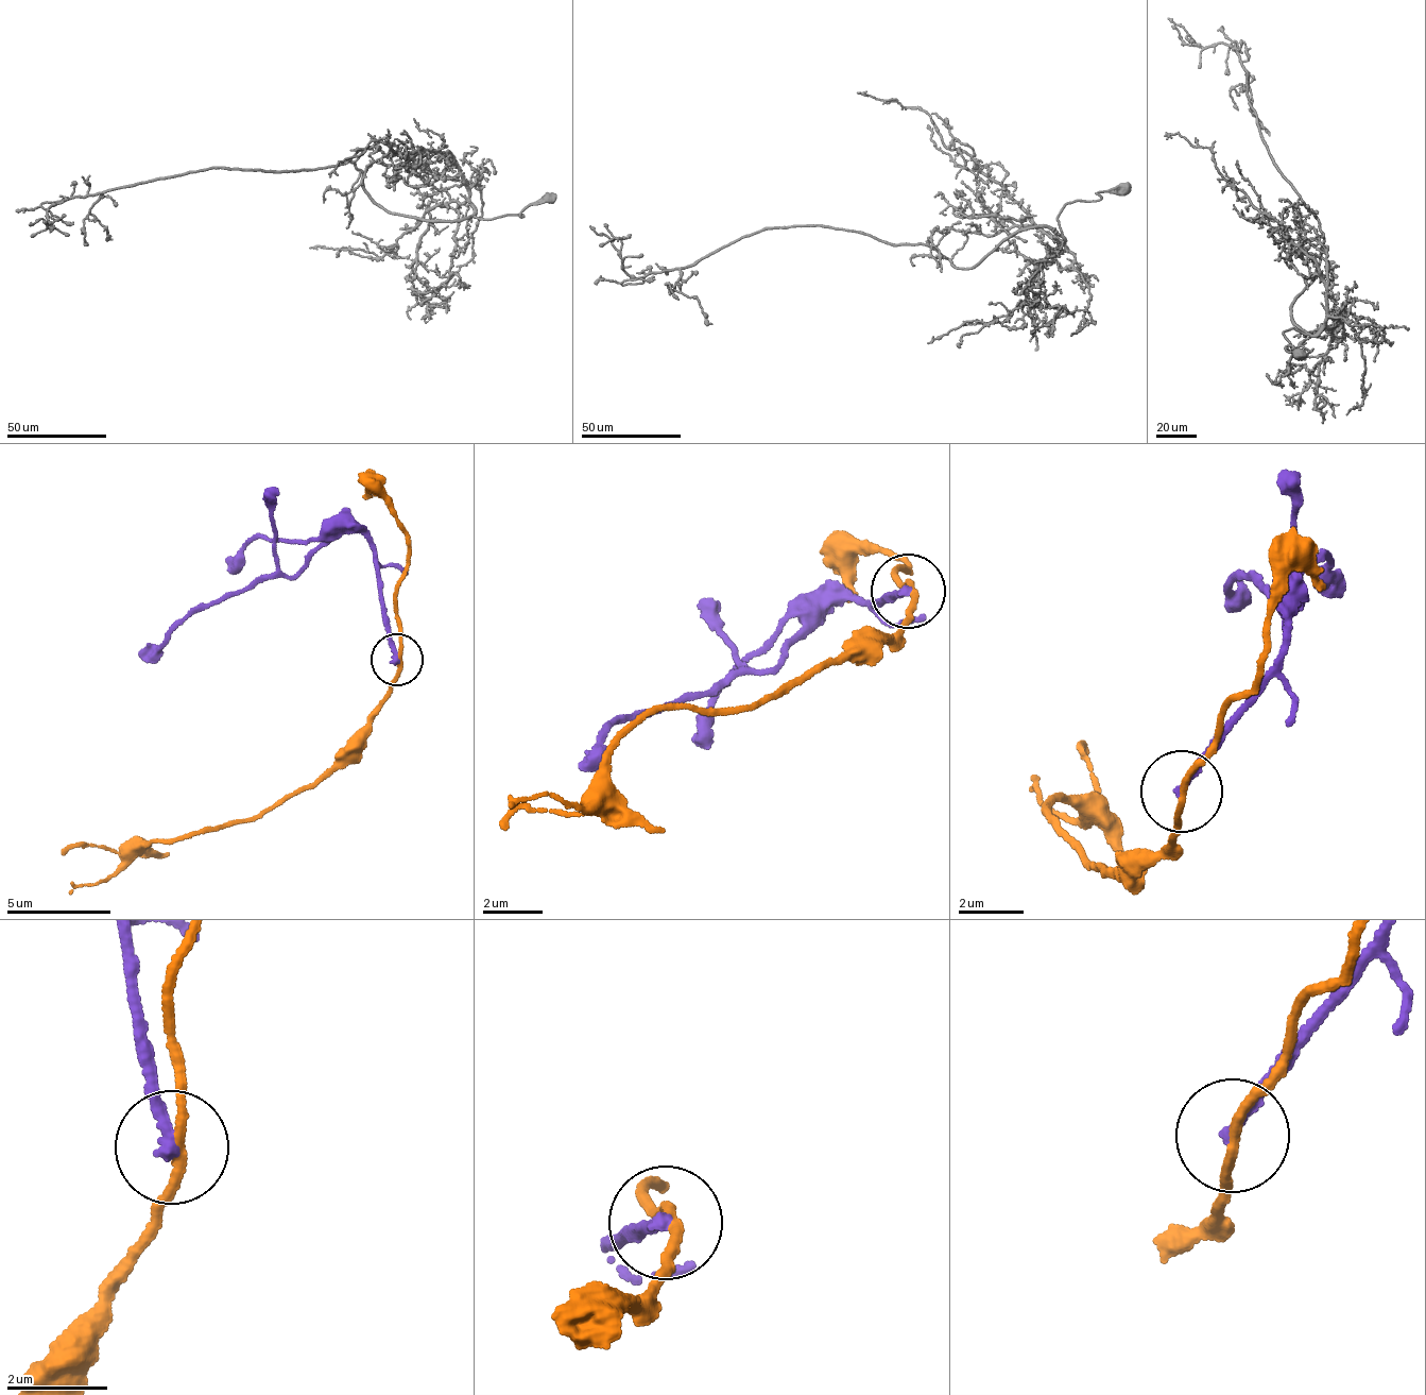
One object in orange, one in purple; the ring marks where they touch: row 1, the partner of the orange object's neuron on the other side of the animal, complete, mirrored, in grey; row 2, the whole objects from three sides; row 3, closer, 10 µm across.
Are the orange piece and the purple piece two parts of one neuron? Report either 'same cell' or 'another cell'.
another cell

